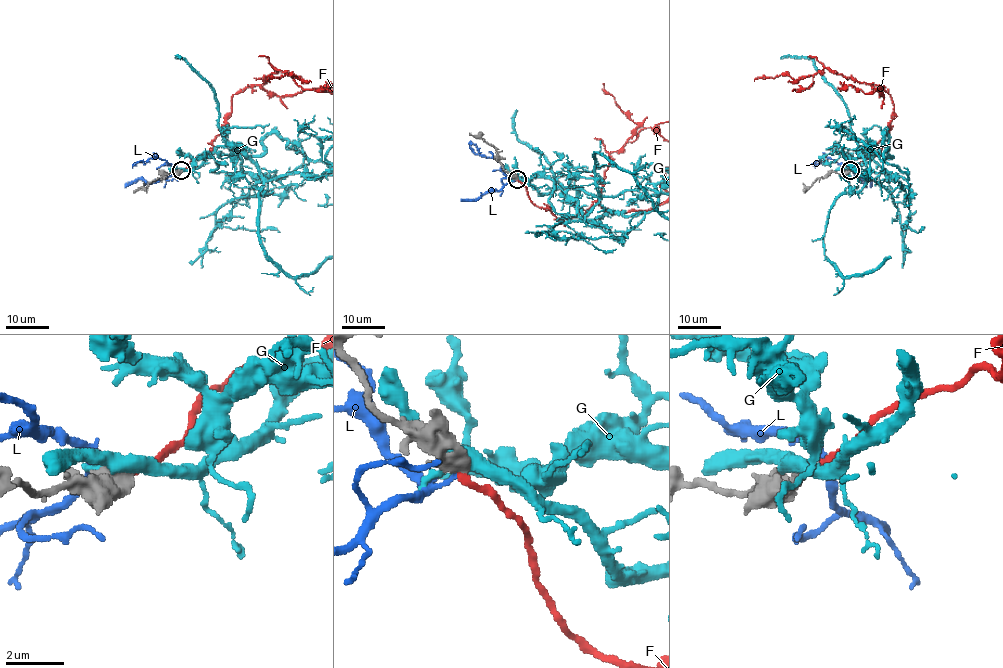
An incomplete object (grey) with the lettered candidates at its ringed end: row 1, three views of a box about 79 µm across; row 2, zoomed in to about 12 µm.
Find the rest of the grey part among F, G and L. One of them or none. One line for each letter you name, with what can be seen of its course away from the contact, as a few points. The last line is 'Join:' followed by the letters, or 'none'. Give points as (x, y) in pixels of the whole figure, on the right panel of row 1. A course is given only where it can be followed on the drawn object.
F: via (849, 170), (888, 132), (883, 85), (852, 196), (952, 313), (984, 302), (959, 272), (981, 278)
Join: F

